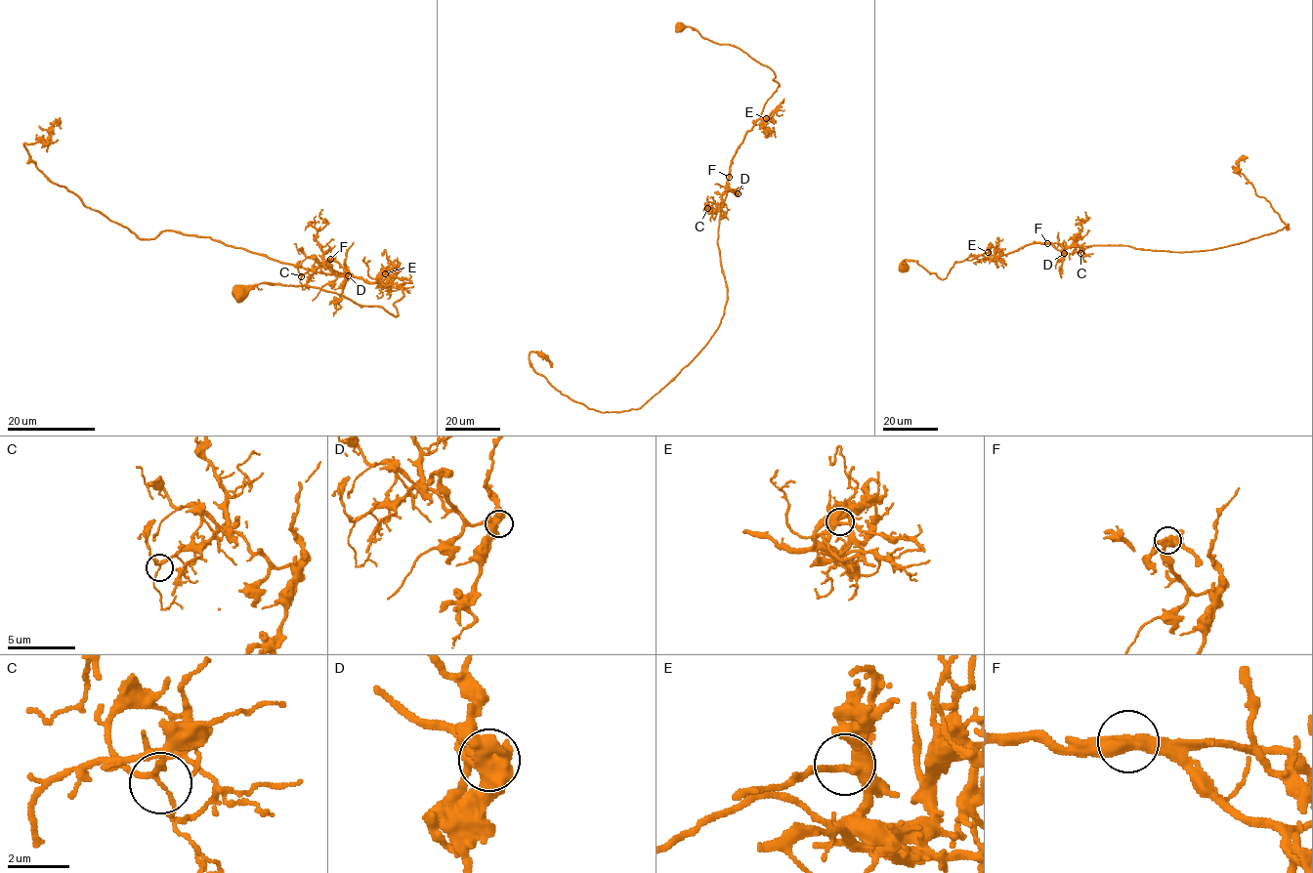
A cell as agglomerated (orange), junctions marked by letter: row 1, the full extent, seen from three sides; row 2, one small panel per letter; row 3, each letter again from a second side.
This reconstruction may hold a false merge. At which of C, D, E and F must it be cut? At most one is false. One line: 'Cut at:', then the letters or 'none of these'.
Cut at: F

